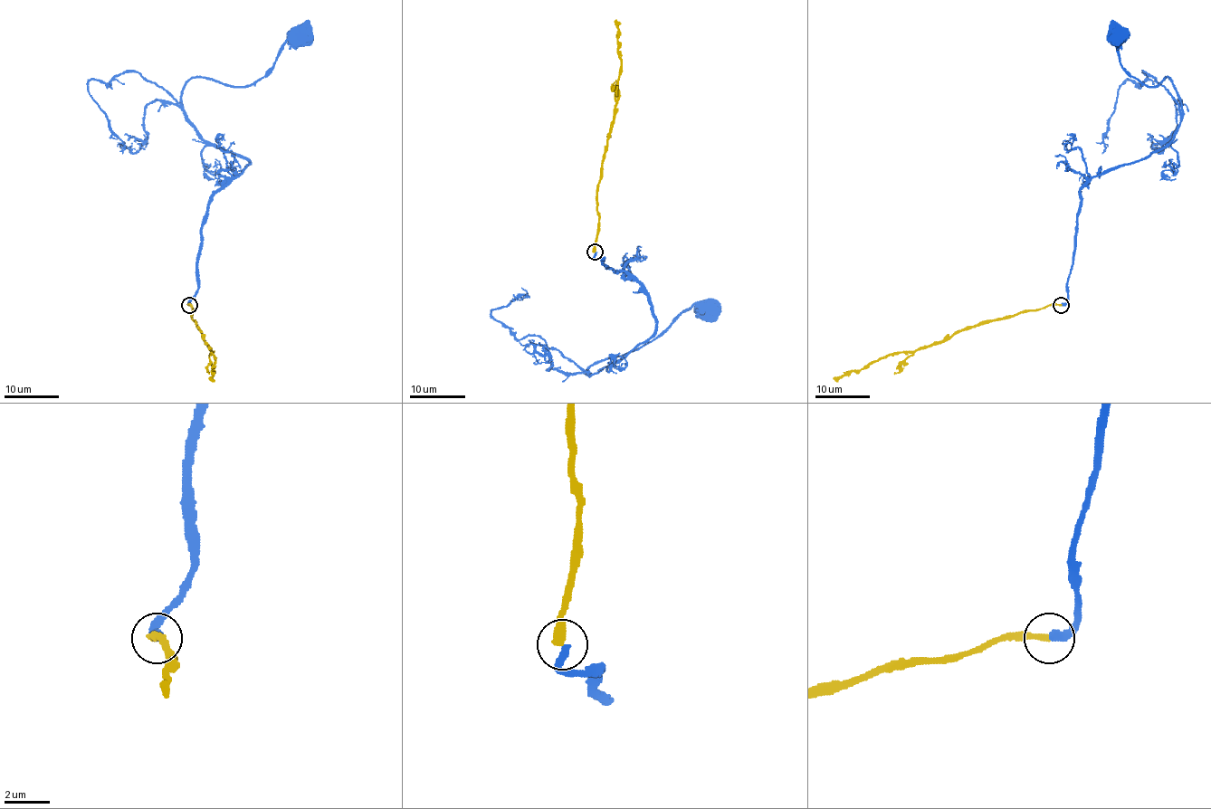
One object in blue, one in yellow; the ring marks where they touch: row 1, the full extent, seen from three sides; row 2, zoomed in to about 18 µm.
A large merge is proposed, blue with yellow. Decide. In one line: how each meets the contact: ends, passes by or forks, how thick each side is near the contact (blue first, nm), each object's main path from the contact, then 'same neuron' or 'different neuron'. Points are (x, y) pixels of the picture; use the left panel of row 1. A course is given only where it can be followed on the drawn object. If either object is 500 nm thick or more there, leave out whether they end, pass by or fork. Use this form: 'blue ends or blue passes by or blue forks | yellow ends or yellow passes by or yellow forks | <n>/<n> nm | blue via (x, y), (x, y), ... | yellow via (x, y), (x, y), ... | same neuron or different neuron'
blue ends | yellow ends | 320/340 nm | blue via (189, 304), (208, 201), (249, 162), (204, 138), (182, 108), (184, 86), (254, 84), (285, 43), (303, 40) | yellow via (189, 304), (193, 309), (192, 318), (214, 356), (209, 379) | different neuron

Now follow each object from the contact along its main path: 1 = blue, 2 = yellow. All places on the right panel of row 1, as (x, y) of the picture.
1: (1061, 304), (1080, 192), (1163, 148), (1180, 119), (1175, 86), (1141, 84), (1122, 67), (1118, 40)
2: (1061, 304), (982, 320), (914, 350), (882, 356), (860, 369), (847, 371), (833, 379)

